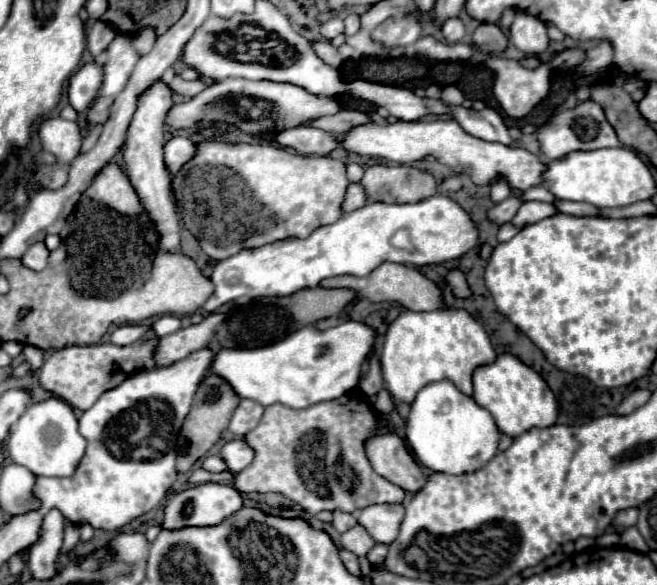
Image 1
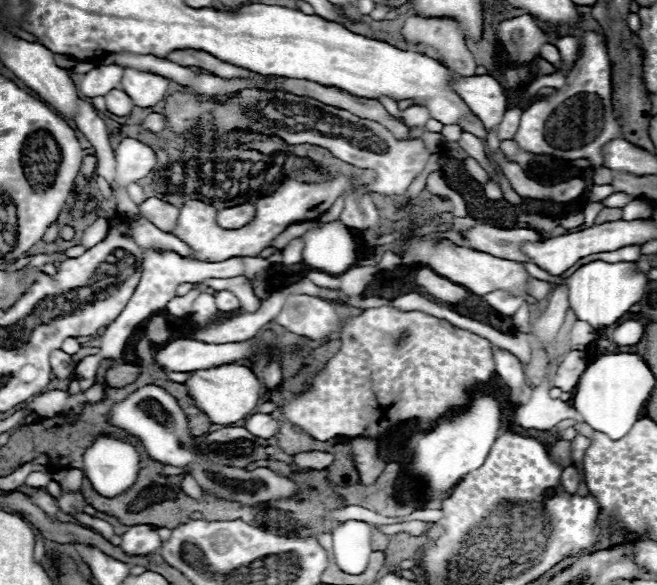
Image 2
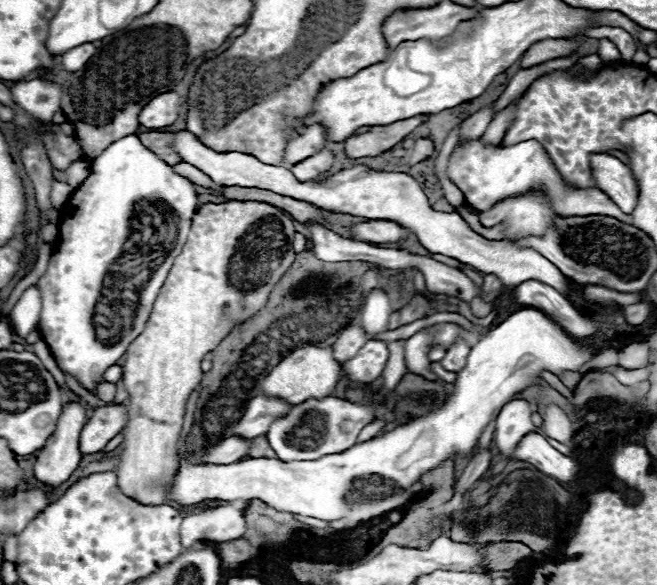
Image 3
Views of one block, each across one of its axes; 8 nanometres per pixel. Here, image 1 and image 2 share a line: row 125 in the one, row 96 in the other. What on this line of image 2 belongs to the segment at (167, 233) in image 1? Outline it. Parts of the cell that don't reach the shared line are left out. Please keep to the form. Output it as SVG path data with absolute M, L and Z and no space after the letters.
M124 68L122 90L132 98L132 102L140 108L150 108L164 100L168 92L170 80L152 72L142 72L134 68Z

